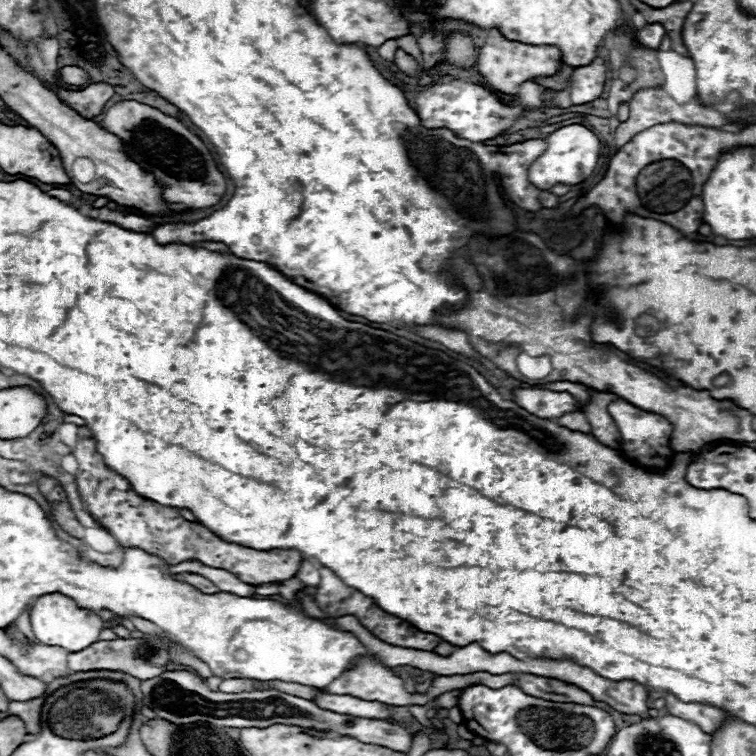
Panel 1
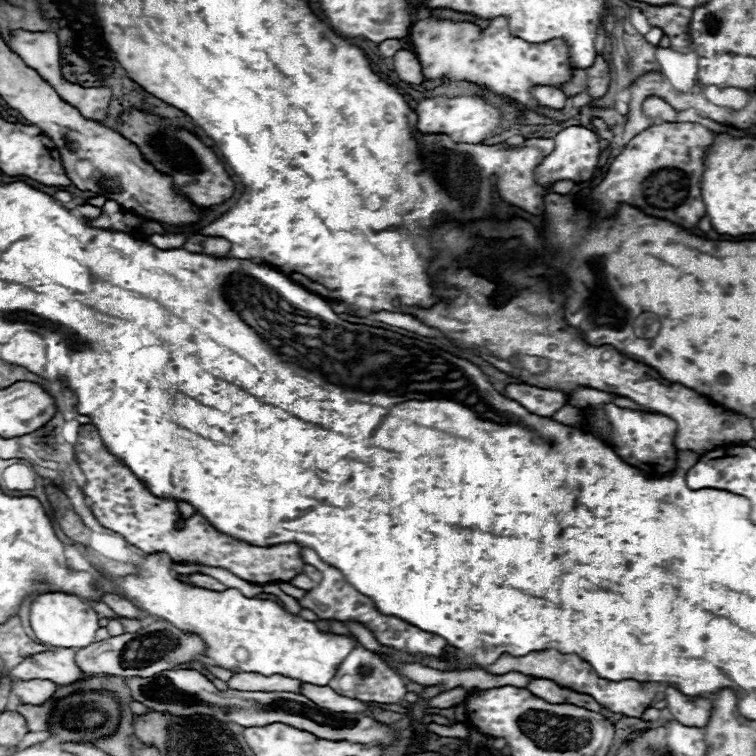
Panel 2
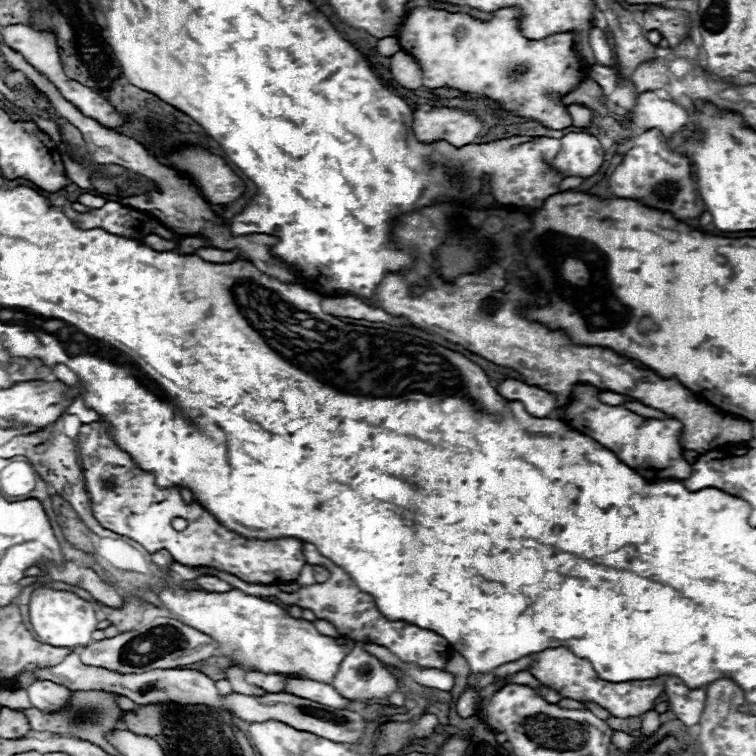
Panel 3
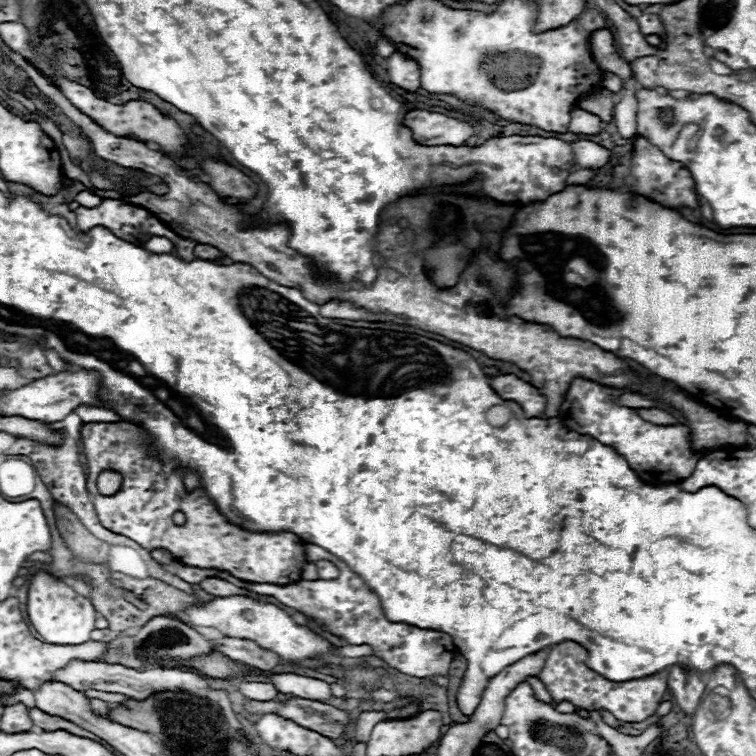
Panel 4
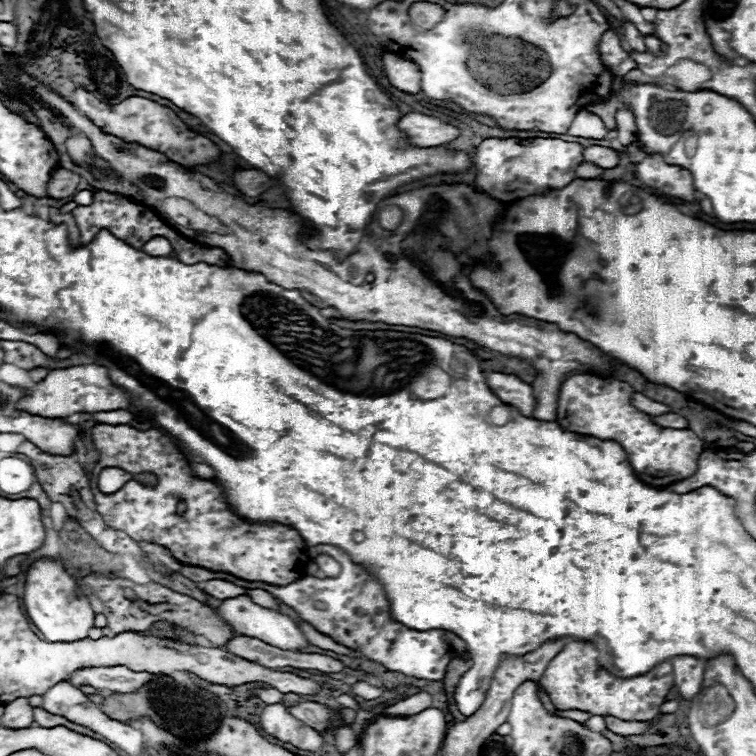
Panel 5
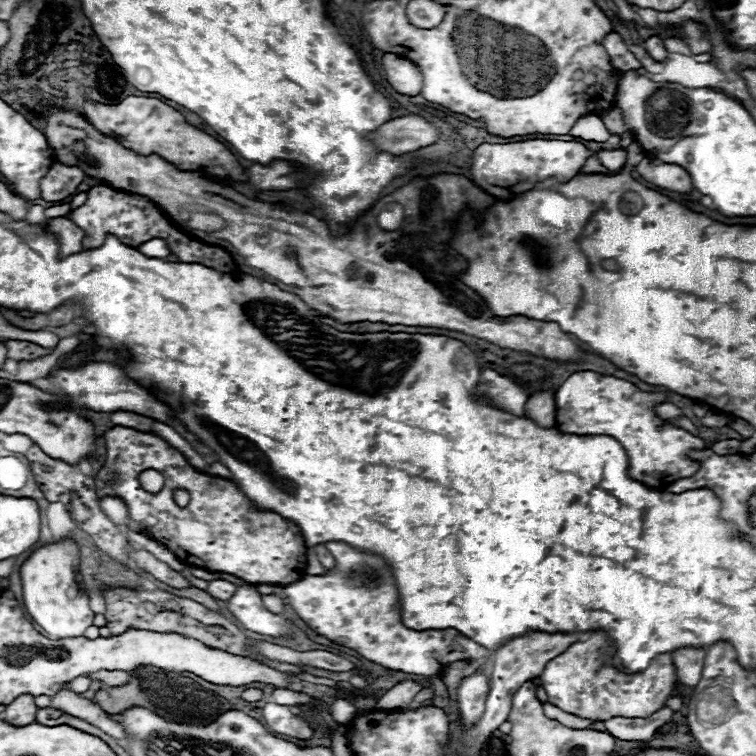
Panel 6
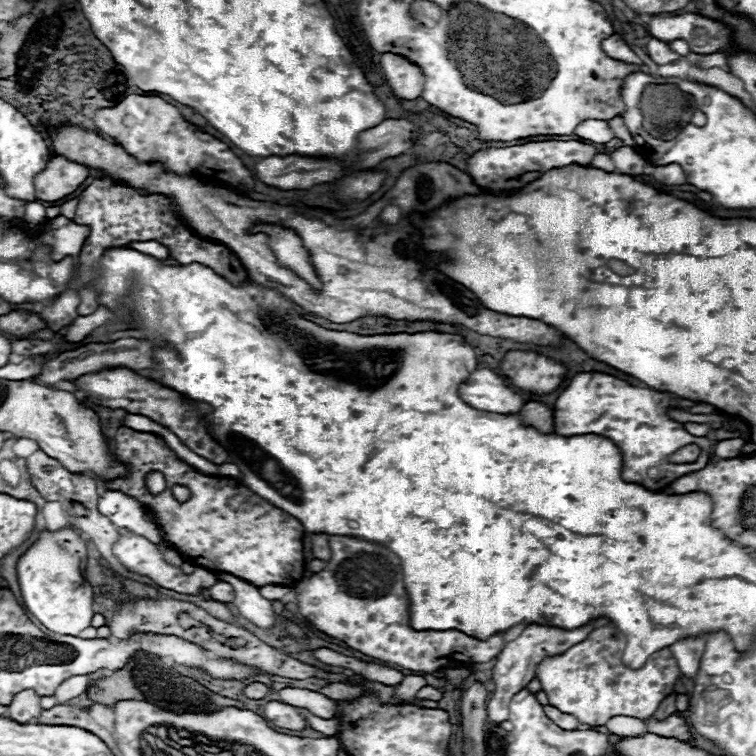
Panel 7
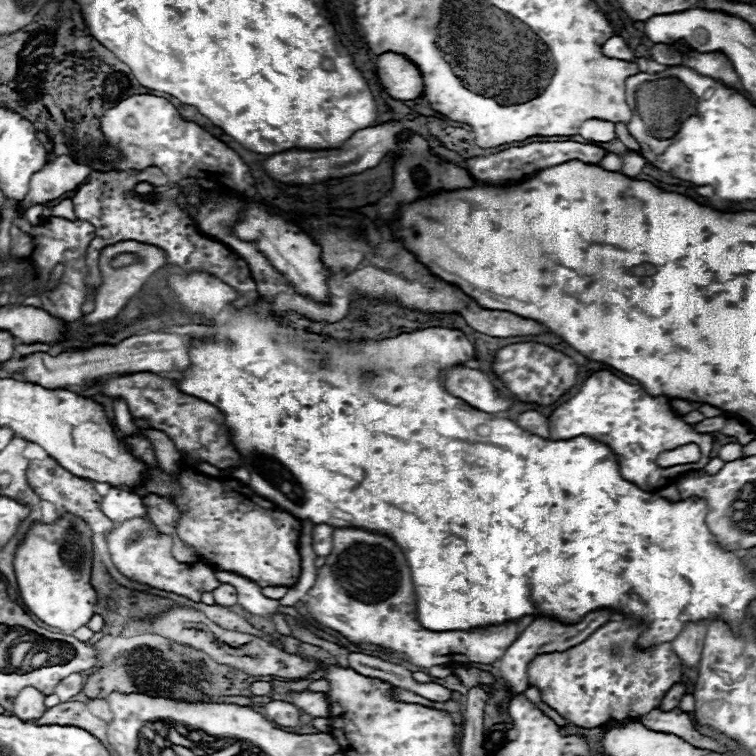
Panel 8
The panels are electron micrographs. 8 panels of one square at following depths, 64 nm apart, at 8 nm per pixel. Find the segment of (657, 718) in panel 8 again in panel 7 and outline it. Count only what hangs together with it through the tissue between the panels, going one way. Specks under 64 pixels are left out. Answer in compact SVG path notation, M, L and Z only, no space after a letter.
M676 712L664 720L656 720L654 716L644 720L648 726L648 732L662 734L662 736L674 736L678 740L692 740L692 732L686 726L686 720Z

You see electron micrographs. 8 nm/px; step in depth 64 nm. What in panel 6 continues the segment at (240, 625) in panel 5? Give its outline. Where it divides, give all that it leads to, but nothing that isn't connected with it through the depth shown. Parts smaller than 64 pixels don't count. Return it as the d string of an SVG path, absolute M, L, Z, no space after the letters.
M238 586L234 596L228 600L228 610L252 632L266 636L290 636L288 622L264 606L262 596L254 586Z

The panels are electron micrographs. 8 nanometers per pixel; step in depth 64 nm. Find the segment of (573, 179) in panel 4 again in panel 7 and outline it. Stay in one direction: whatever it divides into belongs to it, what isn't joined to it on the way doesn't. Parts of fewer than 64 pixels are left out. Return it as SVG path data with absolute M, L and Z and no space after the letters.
M596 154L594 160L588 164L590 168L600 168L600 170L606 170L606 172L614 172L614 162L610 158L610 154Z

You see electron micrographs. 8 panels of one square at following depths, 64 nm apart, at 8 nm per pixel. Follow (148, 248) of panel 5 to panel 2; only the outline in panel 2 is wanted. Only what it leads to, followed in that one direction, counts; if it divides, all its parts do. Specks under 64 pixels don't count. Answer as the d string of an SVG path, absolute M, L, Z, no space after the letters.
M152 234L148 240L160 248L160 250L170 250L170 248L178 248L186 242L186 234Z

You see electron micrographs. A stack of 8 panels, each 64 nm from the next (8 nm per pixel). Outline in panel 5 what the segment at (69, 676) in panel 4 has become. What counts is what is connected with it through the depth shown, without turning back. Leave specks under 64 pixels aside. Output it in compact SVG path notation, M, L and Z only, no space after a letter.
M114 666L114 668L90 668L90 670L78 670L74 678L70 680L74 686L90 684L100 690L110 692L130 692L142 688L146 682L150 682L148 672L132 672L126 666Z

